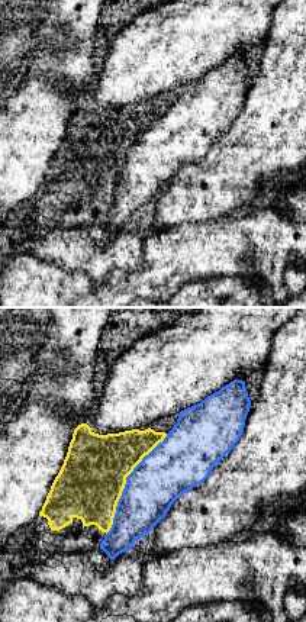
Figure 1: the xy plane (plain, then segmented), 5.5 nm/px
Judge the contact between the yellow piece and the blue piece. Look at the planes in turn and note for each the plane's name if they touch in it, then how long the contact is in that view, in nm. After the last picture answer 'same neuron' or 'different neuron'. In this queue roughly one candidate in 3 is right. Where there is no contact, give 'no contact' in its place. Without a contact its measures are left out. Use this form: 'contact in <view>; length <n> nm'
contact in xy; length 650 nm

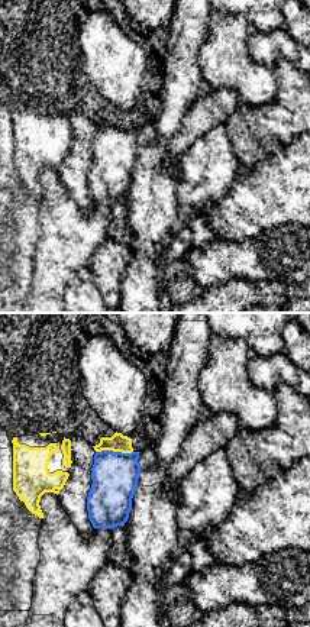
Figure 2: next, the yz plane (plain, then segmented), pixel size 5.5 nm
contact in yz; length 200 nm

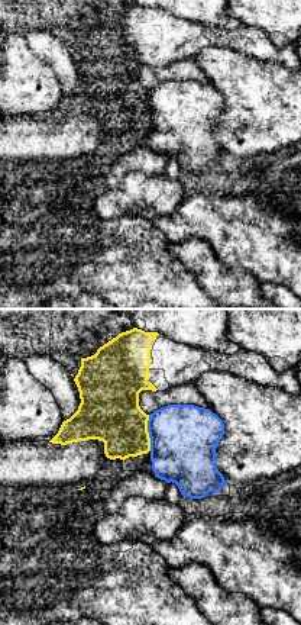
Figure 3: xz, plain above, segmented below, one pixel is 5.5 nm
contact in xz; length 200 nm

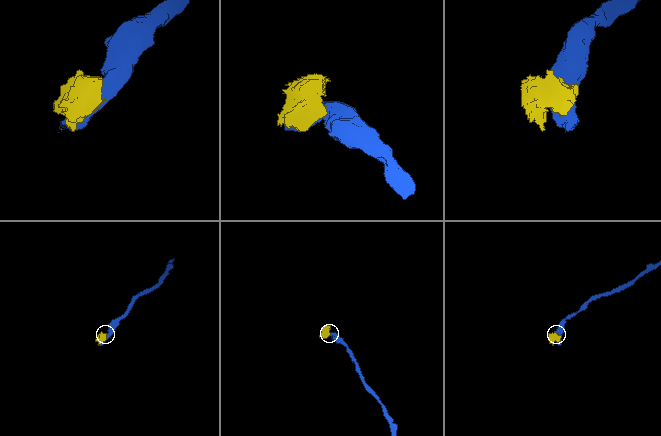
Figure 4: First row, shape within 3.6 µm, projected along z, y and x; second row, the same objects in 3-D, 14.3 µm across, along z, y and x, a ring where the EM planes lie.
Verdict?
different neuron

